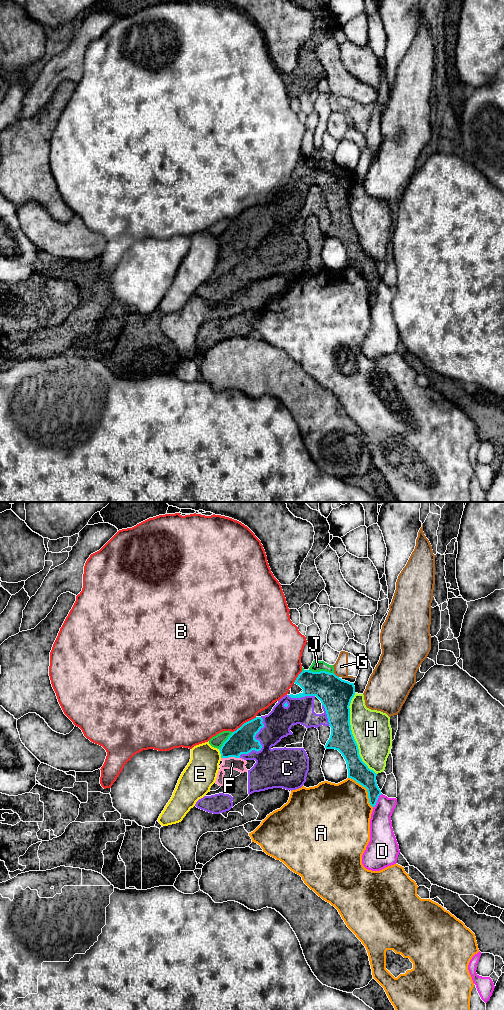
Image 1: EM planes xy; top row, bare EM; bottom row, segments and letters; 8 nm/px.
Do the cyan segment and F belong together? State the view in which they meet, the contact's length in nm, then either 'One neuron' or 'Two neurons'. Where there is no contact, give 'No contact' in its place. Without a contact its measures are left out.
Touches cyan in xy. Shared border 150 nm. One neuron

